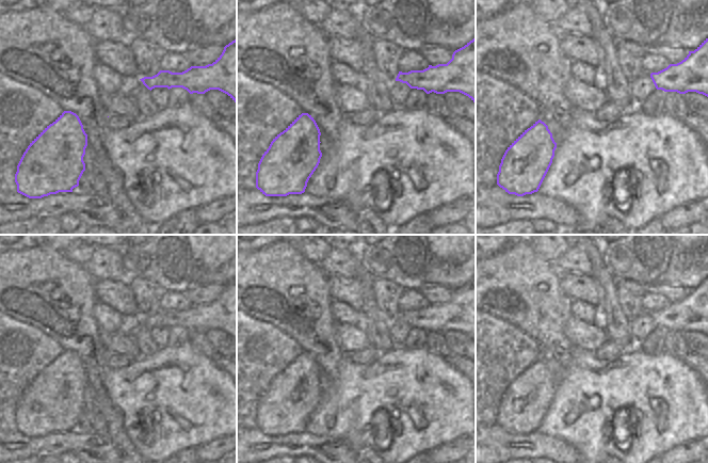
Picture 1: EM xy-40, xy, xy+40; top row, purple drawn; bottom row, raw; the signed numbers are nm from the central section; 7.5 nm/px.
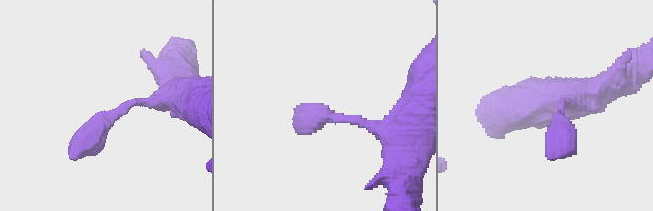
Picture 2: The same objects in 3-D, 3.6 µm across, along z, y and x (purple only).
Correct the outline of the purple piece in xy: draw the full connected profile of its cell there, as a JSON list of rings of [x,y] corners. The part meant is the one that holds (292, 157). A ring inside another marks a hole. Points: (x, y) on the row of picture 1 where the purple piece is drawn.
[[[299,115],[262,155],[256,172],[256,188],[266,196],[304,193],[322,157],[320,135],[311,115]]]

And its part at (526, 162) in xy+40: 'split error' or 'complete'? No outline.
complete

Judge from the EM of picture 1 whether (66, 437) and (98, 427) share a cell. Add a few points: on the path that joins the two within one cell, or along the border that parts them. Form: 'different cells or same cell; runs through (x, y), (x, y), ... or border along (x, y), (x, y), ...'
different cells; border along (91, 431), (103, 433)

